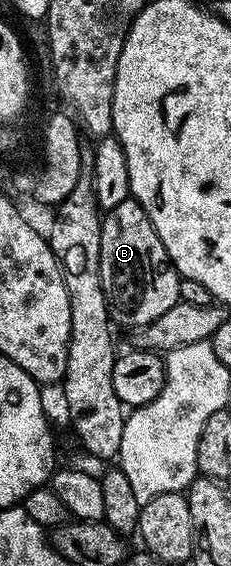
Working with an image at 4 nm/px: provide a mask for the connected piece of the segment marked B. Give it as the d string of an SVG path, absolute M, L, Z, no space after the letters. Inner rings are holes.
M133 198L120 200L117 206L113 206L103 216L103 229L101 230L101 286L105 290L105 298L107 299L107 309L111 315L112 325L118 326L119 324L126 330L138 330L145 327L146 324L152 324L157 318L161 318L161 314L165 314L165 310L169 310L169 306L180 303L179 299L179 271L176 270L171 264L169 254L165 250L165 246L161 242L161 238L157 234L157 230L153 230L153 222L149 218L149 214L145 214L145 210Z

